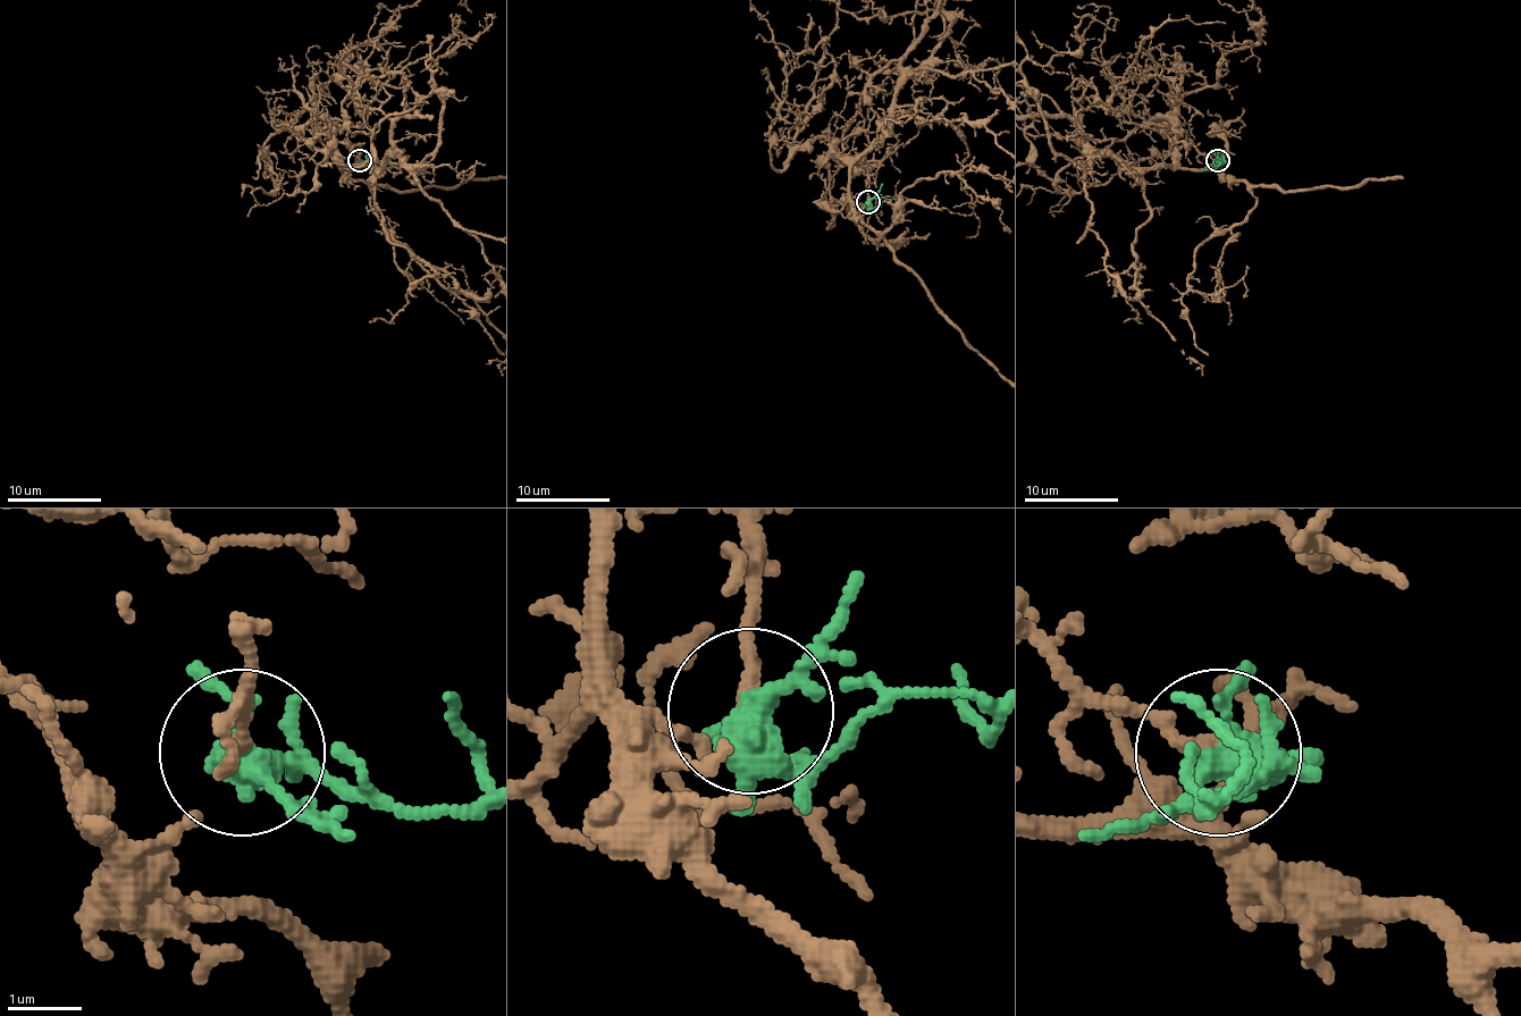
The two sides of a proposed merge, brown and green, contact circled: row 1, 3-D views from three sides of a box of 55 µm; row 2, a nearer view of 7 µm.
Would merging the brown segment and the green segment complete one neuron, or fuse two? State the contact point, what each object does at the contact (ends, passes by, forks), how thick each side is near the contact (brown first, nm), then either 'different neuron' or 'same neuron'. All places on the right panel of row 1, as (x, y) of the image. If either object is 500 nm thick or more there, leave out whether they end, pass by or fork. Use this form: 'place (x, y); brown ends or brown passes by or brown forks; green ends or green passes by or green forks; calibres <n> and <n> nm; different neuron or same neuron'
place (1217, 160); brown passes by; green forks; calibres 130 and 380 nm; same neuron

